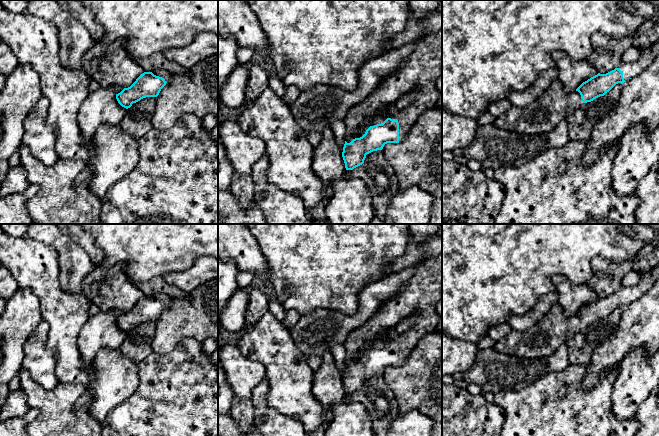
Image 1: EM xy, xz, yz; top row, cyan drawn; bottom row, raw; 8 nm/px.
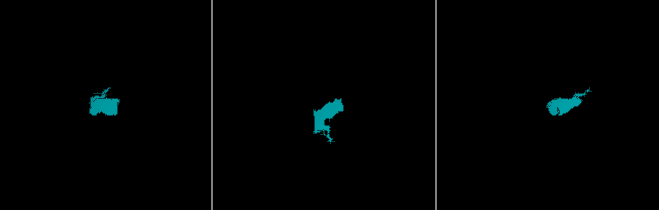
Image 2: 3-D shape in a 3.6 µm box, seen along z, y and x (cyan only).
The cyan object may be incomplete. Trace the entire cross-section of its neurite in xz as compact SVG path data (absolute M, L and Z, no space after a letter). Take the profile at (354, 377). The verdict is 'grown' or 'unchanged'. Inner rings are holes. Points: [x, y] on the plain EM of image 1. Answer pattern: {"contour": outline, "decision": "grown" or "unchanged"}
{"contour": "M442 253L427 257L420 263L407 285L401 288L393 298L384 302L366 323L349 333L343 344L346 349L346 358L342 381L346 394L353 394L362 389L367 378L382 374L385 368L405 364L417 341L423 335L436 331L440 318L436 307L440 301L442 301ZM413 314L418 314L419 319L409 331L393 338L382 336Z", "decision": "grown"}

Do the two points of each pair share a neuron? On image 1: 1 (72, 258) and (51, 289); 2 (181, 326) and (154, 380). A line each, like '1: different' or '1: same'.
1: different
2: different

